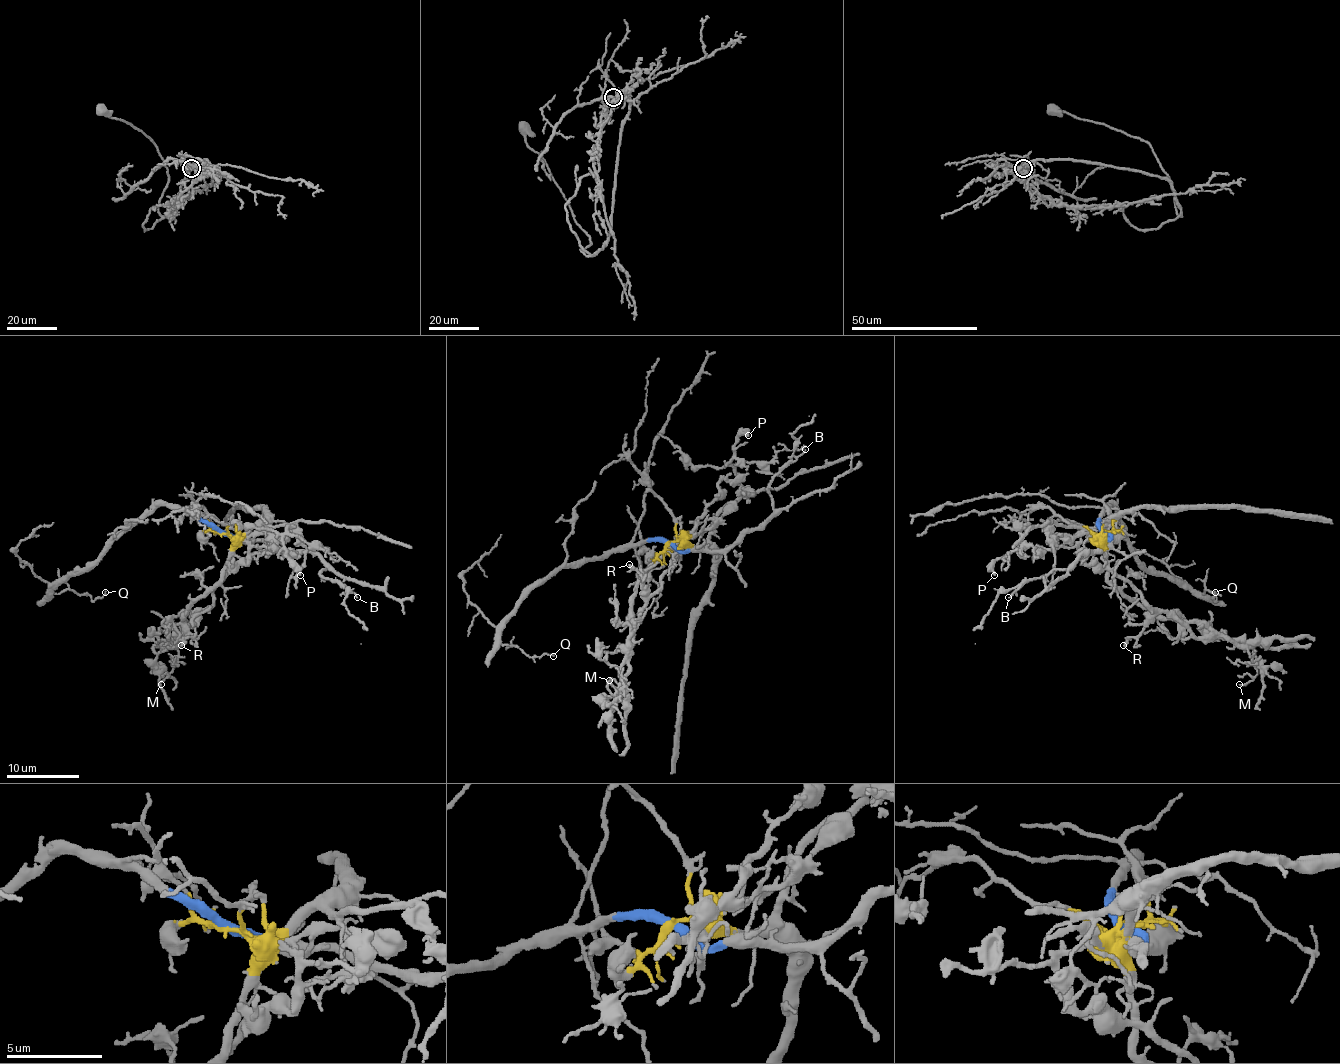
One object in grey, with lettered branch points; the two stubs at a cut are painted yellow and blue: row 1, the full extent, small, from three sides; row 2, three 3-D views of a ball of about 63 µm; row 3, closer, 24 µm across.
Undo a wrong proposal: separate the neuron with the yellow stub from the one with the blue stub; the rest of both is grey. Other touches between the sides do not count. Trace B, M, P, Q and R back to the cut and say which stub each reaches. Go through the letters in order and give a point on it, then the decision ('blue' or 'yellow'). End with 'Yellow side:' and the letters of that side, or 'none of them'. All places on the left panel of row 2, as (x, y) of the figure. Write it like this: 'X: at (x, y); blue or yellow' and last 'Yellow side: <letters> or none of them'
B: at (357, 597); blue
M: at (161, 684); yellow
P: at (300, 575); yellow
Q: at (105, 592); blue
R: at (181, 645); yellow
Yellow side: M, P, R

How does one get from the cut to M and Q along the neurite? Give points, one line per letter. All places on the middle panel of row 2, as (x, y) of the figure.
M: (669, 542), (680, 542), (673, 566), (633, 618), (625, 689), (616, 698), (607, 687), (609, 680)
Q: (669, 542), (640, 540), (566, 564), (540, 580), (504, 623), (501, 642), (517, 645), (526, 654), (553, 656)

